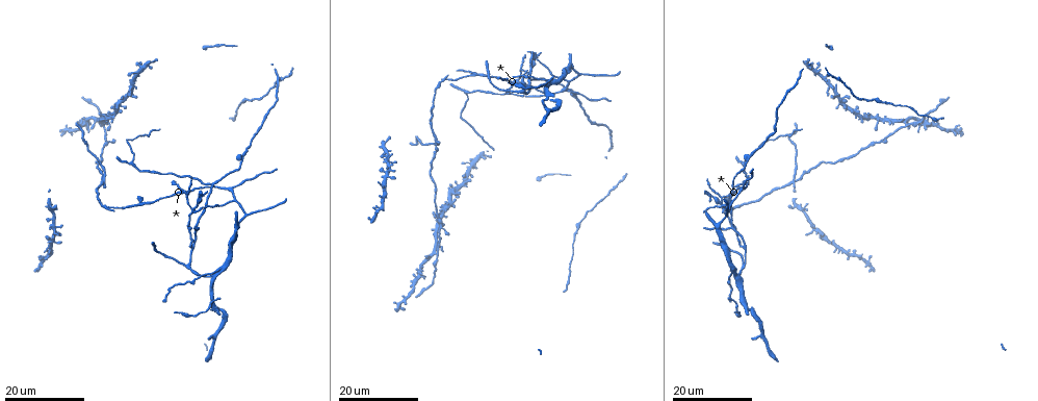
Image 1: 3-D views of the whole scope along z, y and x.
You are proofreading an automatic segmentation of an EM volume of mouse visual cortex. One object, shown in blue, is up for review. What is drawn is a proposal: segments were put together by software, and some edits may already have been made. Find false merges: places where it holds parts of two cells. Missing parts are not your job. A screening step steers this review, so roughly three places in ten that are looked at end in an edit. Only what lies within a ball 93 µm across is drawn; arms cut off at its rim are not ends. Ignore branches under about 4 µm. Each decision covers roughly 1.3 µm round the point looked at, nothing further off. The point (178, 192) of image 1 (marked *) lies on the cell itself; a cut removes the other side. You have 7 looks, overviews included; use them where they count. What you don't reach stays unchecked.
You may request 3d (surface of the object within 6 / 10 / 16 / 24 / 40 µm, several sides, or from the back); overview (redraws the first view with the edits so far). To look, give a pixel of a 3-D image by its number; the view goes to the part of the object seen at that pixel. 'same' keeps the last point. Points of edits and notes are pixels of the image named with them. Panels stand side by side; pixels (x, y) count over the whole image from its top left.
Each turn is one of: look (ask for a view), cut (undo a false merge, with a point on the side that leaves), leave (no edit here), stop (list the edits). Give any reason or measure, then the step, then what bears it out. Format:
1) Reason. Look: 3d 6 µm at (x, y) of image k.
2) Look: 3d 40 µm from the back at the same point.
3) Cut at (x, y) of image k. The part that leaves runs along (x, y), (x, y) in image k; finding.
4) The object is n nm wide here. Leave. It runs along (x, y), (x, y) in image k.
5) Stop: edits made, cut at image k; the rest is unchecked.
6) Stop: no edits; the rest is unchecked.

Three arms meet. Look: 3d 16 µm at (193, 209) of image 1.

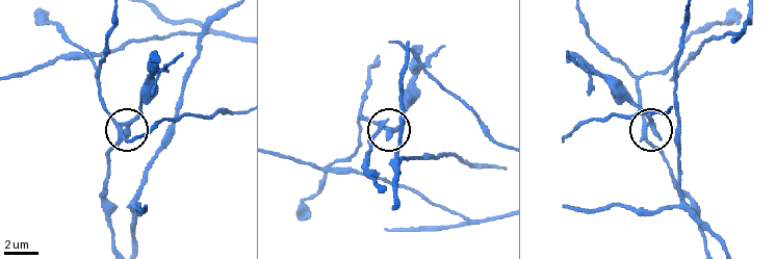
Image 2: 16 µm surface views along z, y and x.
Look: 3d 10 µm at (650, 130) of image 2.

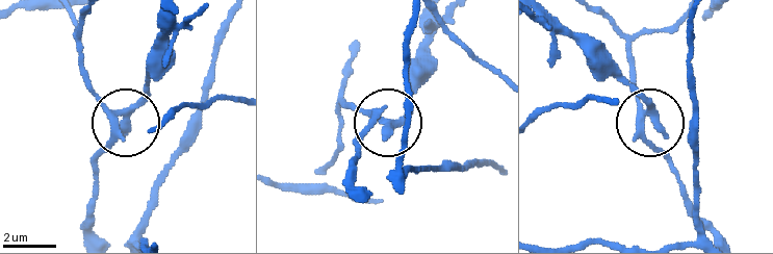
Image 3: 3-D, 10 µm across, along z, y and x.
The object is 280 nm wide here. Cut at (151, 94) of image 3. The part that leaves runs along (644, 109), (575, 42), (541, 22) in image 3; two cells meet here.

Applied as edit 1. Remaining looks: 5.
Look: overview.

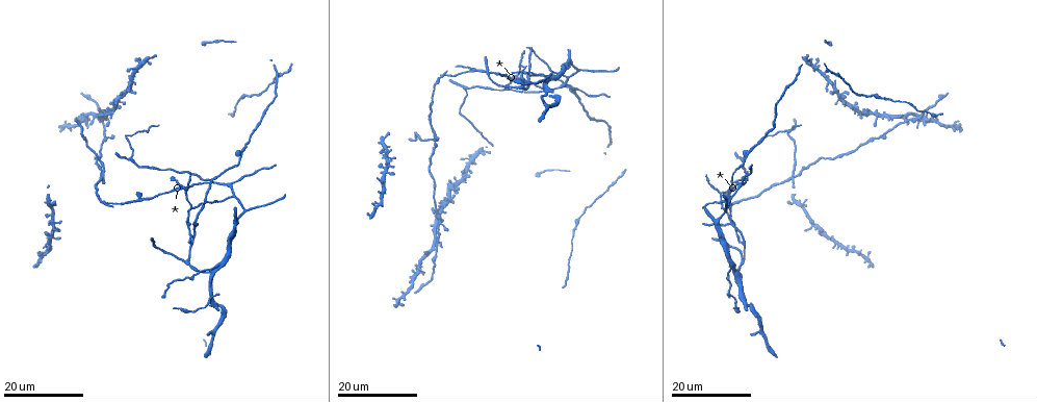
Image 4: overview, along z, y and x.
Look: 3d 16 µm at (248, 210) of image 4.

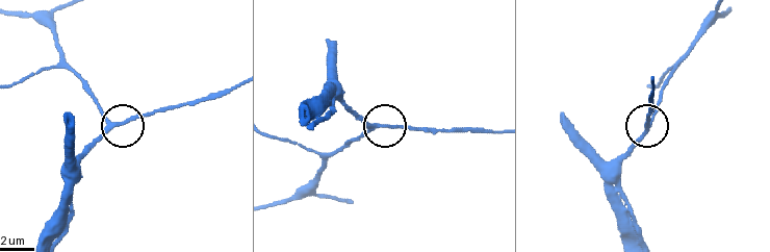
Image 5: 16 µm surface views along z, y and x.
Look: 3d 6 µm at (377, 127) of image 5.

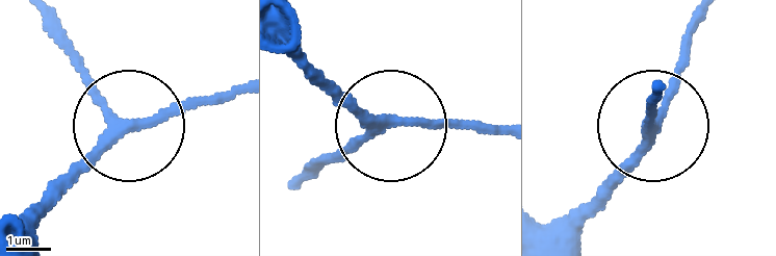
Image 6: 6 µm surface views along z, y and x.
The object is 220 nm wide here. Leave. One cell here.

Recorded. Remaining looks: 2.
Small branch off a trunk. Look: 3d 16 µm at (184, 185) of image 4.

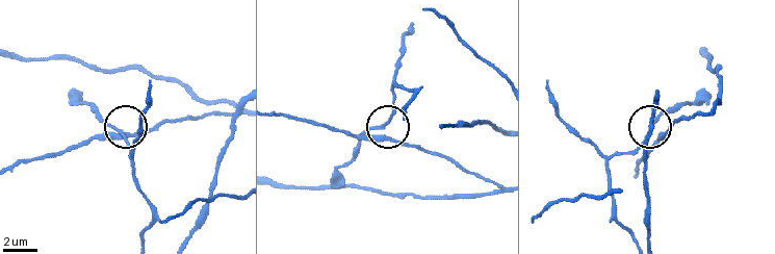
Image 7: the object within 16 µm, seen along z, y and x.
Look: 3d 6 µm at (383, 125) of image 7.

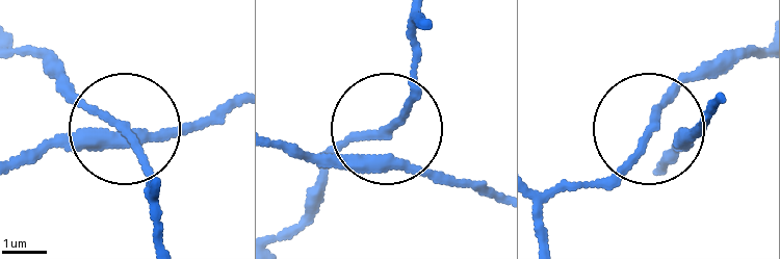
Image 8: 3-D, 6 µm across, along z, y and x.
The object is 210 nm wide here. Leave. One cell here.

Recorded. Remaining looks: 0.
Stop: edits made, cut at image 3; the rest is unchecked.

